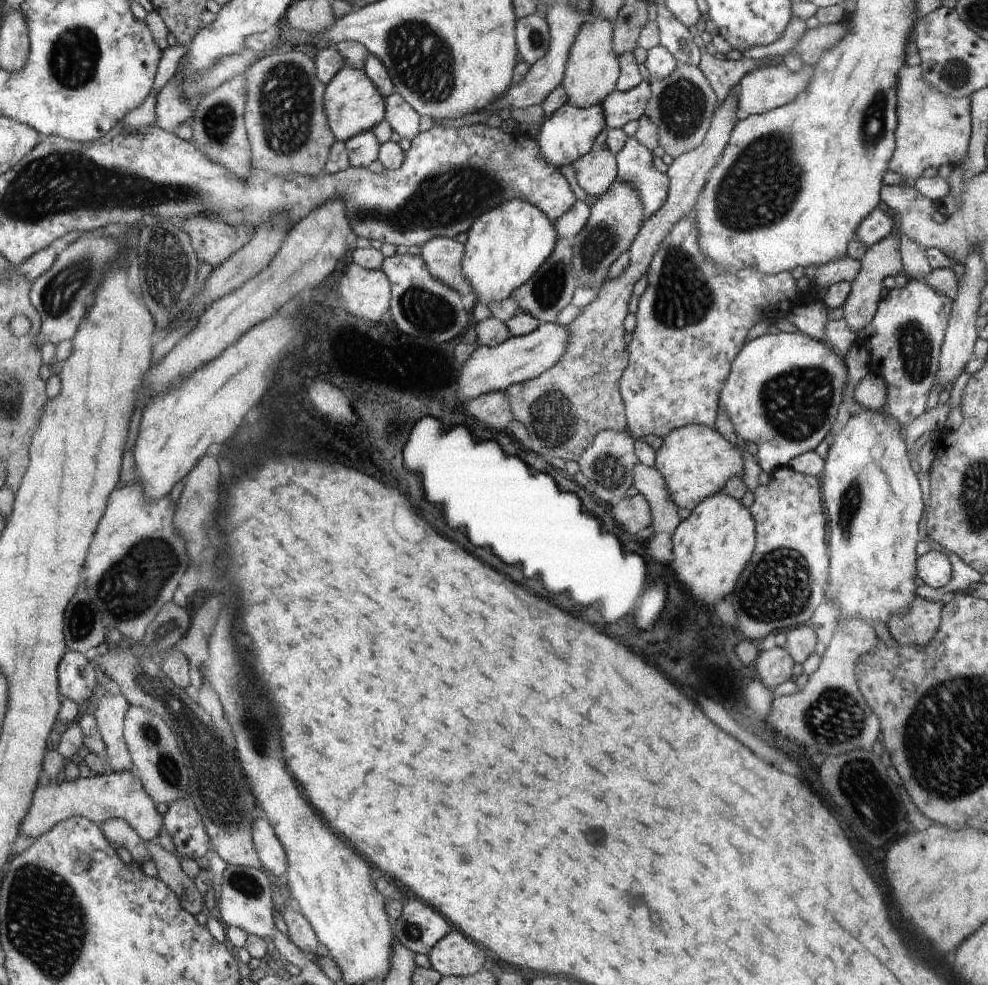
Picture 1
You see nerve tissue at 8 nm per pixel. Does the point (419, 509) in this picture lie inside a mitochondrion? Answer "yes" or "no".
no

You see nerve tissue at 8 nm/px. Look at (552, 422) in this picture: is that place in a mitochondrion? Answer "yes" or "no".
yes

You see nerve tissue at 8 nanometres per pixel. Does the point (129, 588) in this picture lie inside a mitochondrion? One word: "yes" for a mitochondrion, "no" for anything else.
yes

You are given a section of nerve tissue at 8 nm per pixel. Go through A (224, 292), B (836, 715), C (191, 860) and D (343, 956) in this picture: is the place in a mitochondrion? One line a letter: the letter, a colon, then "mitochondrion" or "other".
A: other
B: mitochondrion
C: other
D: other

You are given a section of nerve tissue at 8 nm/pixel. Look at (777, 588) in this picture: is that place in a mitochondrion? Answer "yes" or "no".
yes

